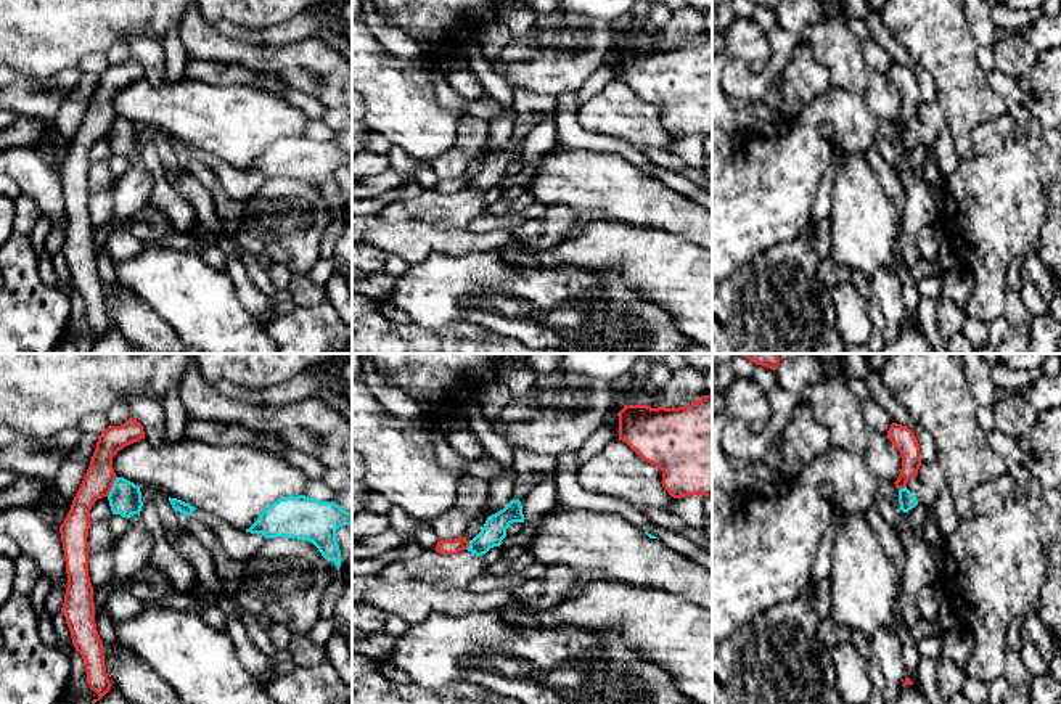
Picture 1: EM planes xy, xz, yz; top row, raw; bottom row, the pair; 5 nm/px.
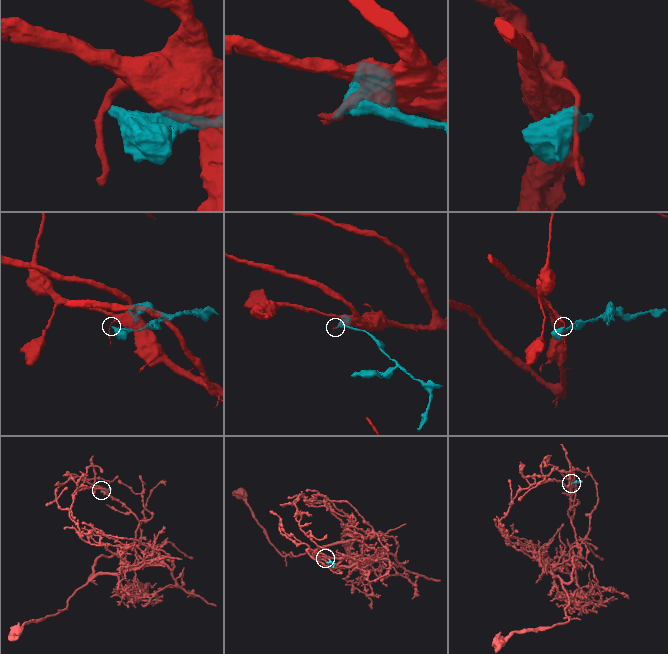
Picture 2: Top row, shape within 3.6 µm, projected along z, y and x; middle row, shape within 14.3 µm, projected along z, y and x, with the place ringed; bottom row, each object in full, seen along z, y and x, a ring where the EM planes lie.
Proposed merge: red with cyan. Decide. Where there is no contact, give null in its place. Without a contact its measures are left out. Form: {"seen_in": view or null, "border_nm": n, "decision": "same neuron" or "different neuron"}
{"seen_in": "xy", "border_nm": 120, "decision": "different neuron"}

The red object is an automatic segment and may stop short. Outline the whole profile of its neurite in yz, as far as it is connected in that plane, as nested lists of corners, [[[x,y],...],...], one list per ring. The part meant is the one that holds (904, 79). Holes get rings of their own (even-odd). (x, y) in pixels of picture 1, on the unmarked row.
[[[897,63],[891,64],[886,77],[902,95],[902,109],[894,124],[897,129],[903,129],[910,119],[918,116],[921,106],[918,79],[911,69]]]

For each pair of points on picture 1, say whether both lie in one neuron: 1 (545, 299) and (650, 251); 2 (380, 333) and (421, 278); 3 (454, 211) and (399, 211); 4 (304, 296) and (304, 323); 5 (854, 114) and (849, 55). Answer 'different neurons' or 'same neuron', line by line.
1: different neurons
2: different neurons
3: same neuron
4: different neurons
5: different neurons

